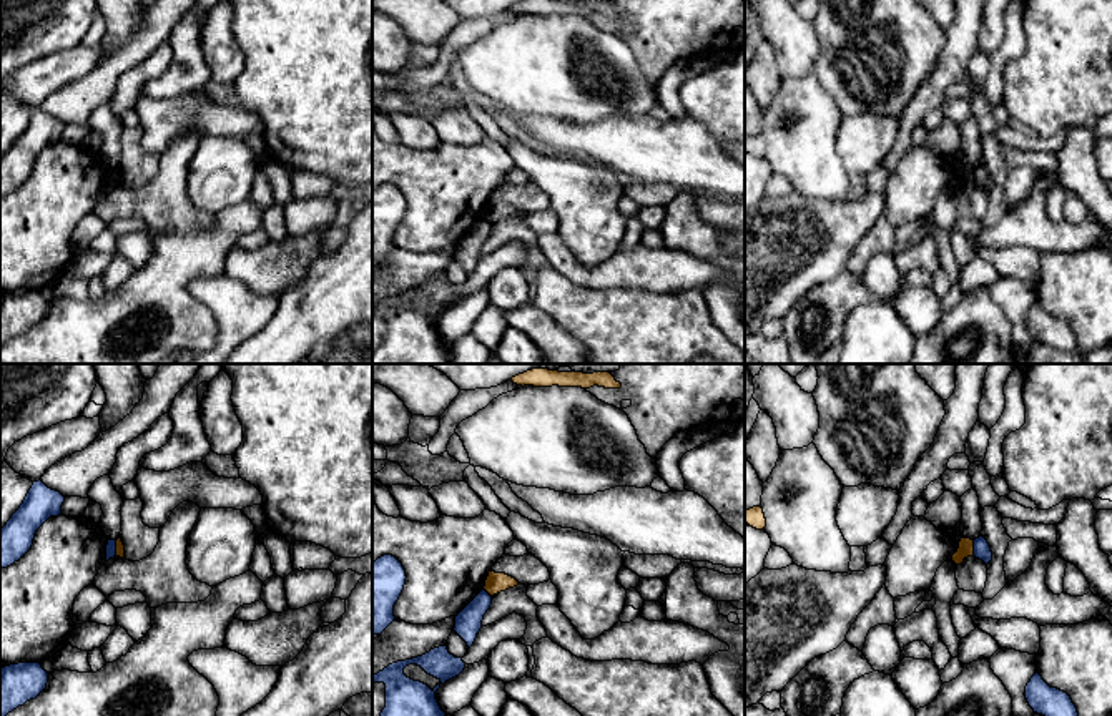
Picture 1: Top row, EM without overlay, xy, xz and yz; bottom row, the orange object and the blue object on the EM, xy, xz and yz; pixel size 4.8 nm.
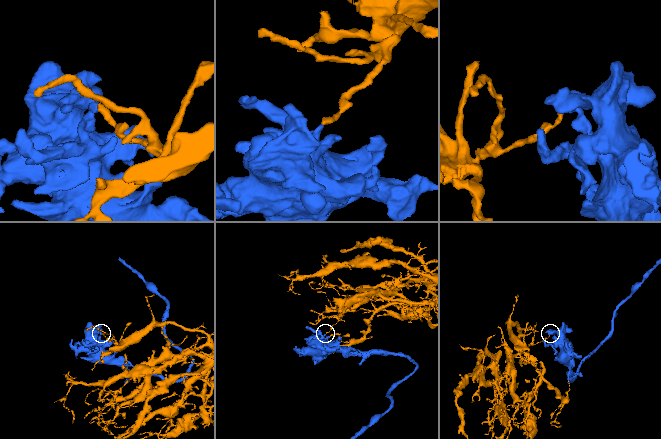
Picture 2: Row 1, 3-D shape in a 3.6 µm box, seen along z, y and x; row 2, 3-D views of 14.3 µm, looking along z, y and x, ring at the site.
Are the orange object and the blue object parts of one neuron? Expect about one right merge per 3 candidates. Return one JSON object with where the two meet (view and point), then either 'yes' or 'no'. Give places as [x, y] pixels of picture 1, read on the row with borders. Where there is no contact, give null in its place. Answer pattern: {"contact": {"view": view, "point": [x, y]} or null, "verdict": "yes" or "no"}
{"contact": {"view": "yz", "point": [973, 549]}, "verdict": "no"}

